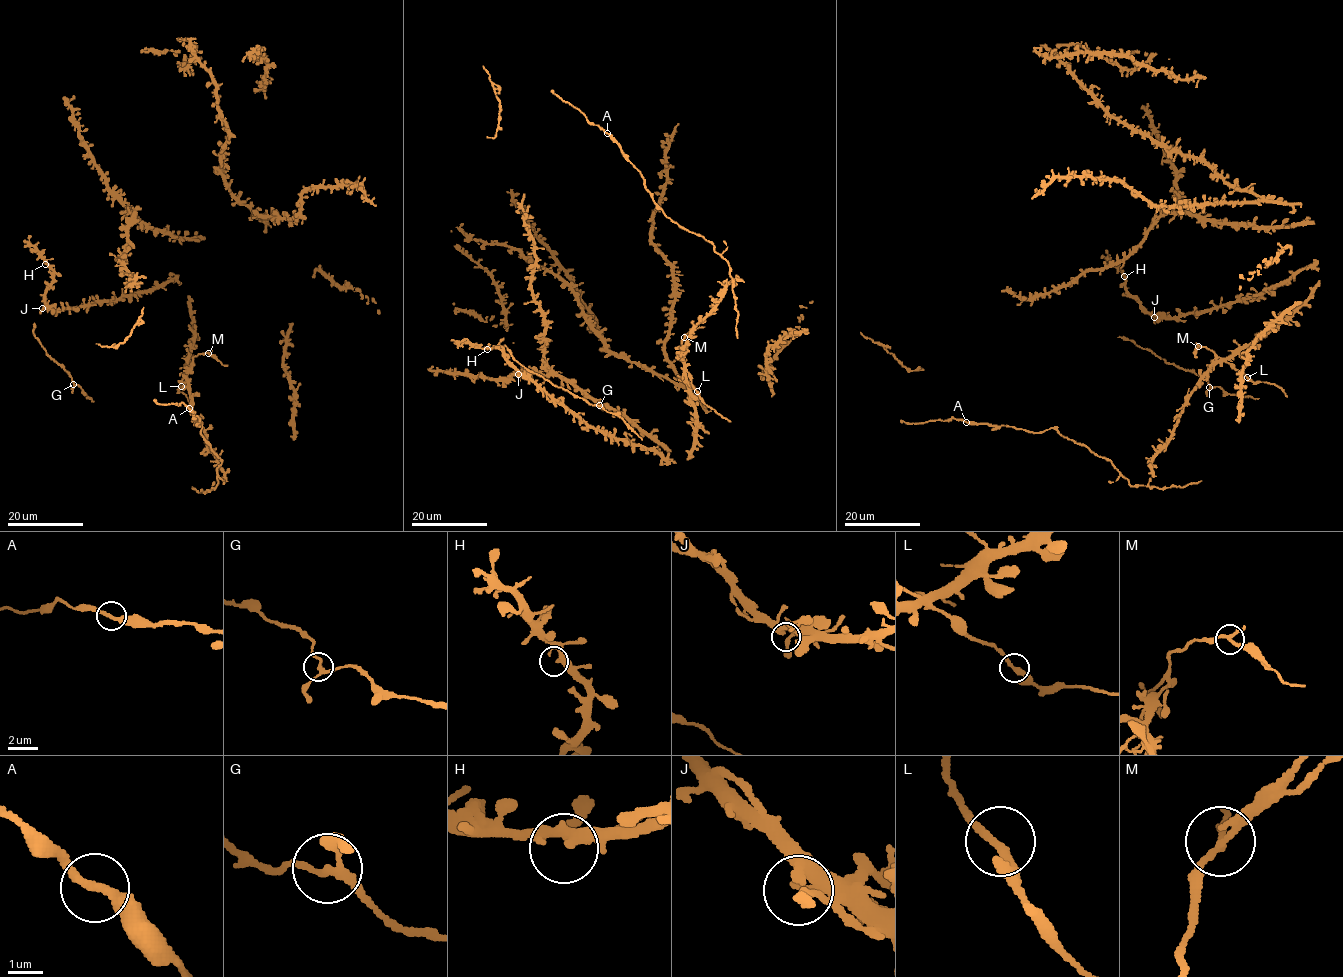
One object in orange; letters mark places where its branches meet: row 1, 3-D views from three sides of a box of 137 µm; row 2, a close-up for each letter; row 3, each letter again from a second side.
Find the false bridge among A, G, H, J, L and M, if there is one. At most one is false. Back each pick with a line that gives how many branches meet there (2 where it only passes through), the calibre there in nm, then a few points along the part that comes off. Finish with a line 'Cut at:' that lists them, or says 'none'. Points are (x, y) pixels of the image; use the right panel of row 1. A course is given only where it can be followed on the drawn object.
M: branches 3; calibre 190 nm
Cut at: M

